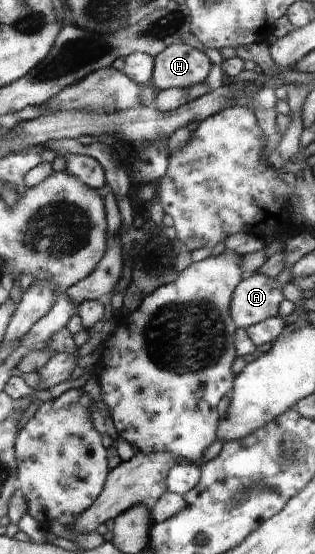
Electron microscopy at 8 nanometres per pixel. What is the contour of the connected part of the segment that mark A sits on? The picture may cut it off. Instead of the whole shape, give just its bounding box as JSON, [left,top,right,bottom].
[231,272,285,328]

